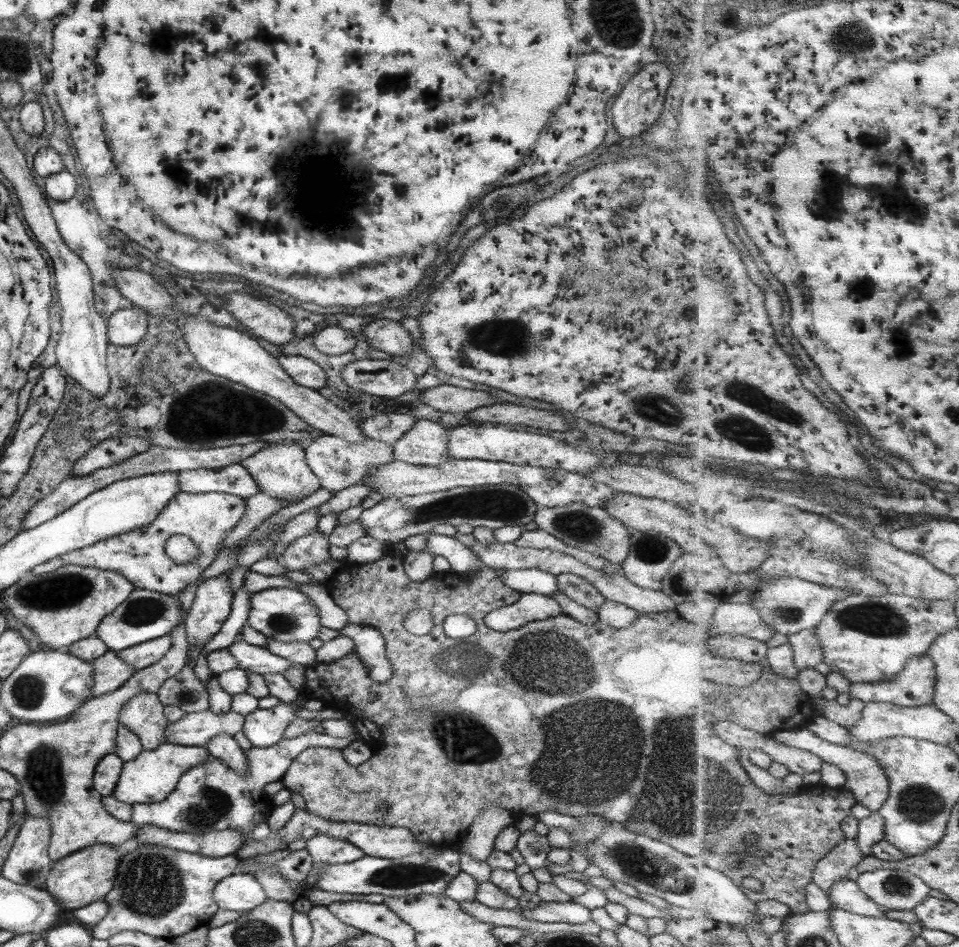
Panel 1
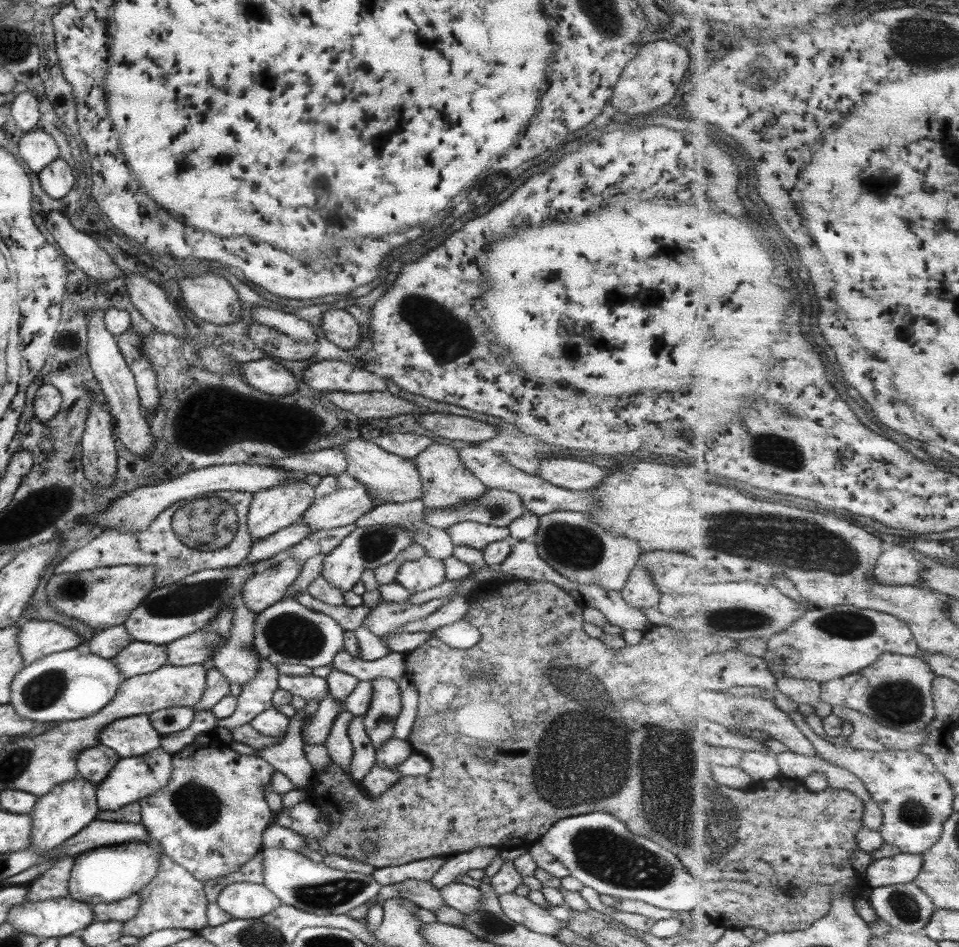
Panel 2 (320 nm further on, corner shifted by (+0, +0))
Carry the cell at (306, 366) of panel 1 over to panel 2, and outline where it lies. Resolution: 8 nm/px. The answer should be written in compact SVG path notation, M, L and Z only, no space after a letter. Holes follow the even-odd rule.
M265 358L244 362L238 366L245 382L265 394L291 394L296 389L295 377L274 360Z

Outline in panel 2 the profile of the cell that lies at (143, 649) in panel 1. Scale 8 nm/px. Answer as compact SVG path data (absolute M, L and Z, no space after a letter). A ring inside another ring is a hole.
M198 630L165 644L166 664L171 666L191 666L198 664L208 670L212 667L214 646L220 638L211 631Z

